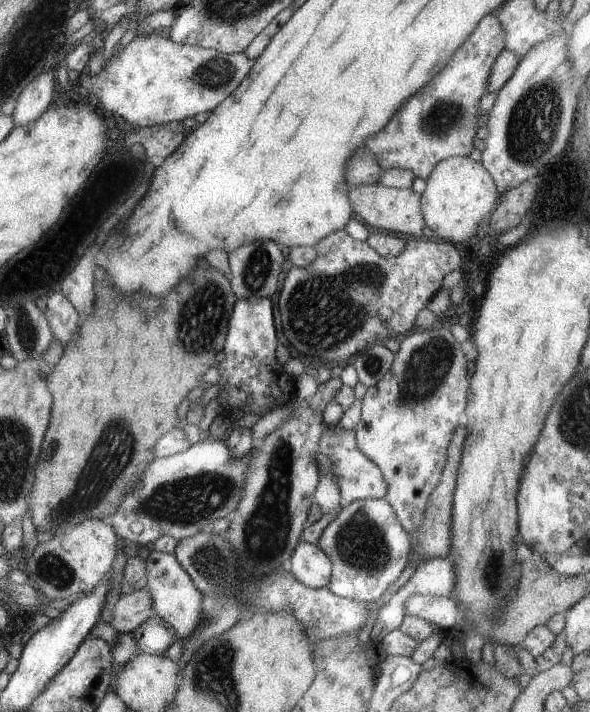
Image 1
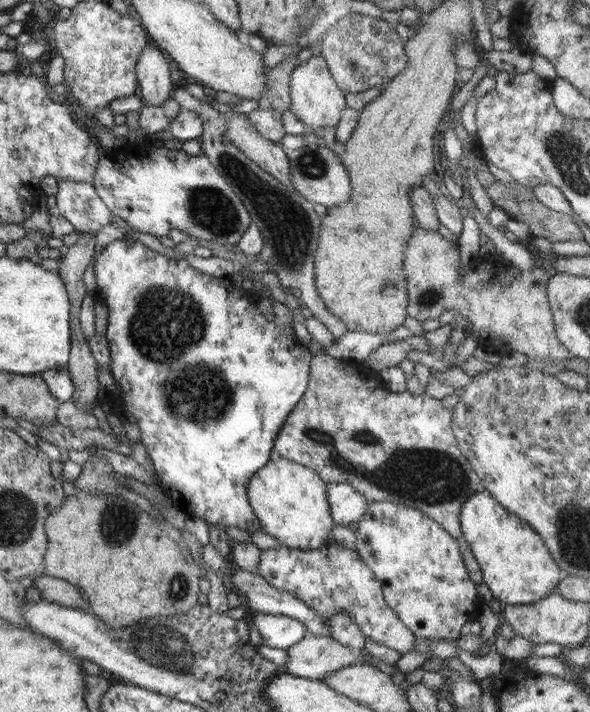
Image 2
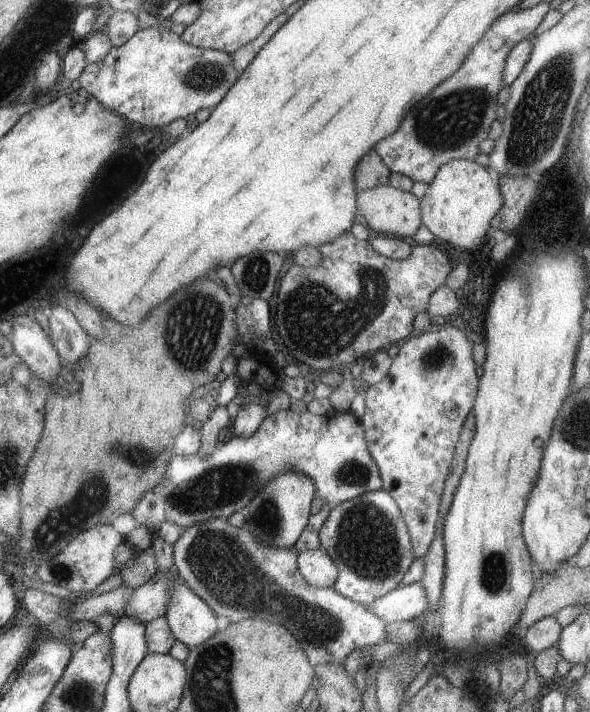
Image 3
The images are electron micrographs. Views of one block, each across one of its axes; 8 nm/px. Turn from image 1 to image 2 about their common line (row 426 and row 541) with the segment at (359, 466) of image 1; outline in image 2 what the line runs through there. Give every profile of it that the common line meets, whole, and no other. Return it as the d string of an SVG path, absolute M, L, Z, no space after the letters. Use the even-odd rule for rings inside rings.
M328 541L316 550L302 551L284 545L261 550L258 575L278 591L288 592L302 600L328 622L330 617L345 612L350 614L364 637L398 650L402 655L415 650L418 638L387 605L380 583L354 547Z

